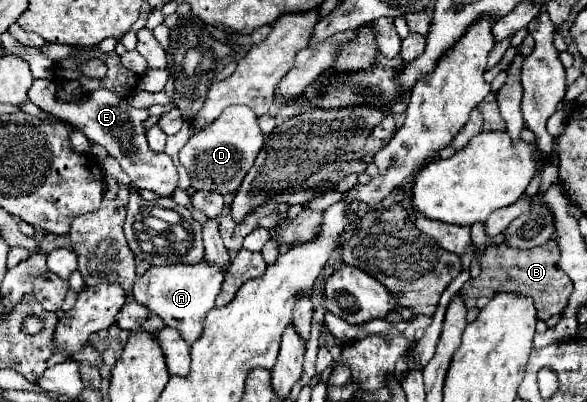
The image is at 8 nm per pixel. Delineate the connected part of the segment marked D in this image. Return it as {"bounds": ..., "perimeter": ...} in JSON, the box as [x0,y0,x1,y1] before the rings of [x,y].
{"bounds":[180,106,264,196],"perimeter":[[[230,106],[206,130],[190,136],[186,146],[180,150],[180,164],[192,172],[194,190],[212,190],[230,196],[238,190],[246,172],[252,168],[262,144],[264,138],[256,114],[246,106]]]}

